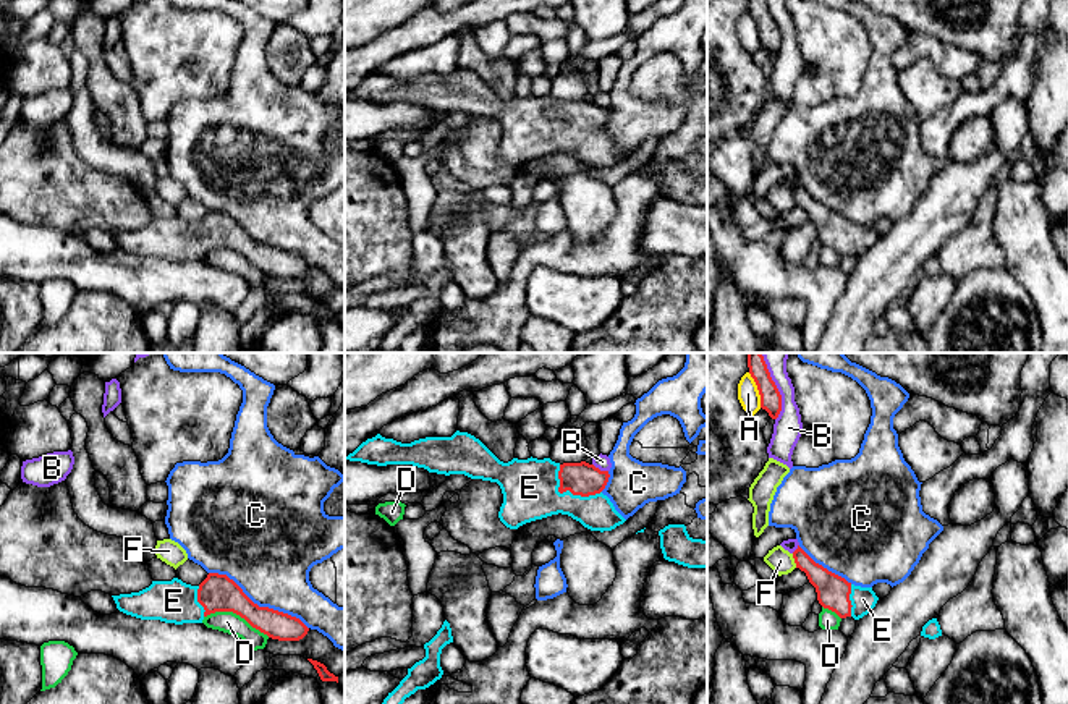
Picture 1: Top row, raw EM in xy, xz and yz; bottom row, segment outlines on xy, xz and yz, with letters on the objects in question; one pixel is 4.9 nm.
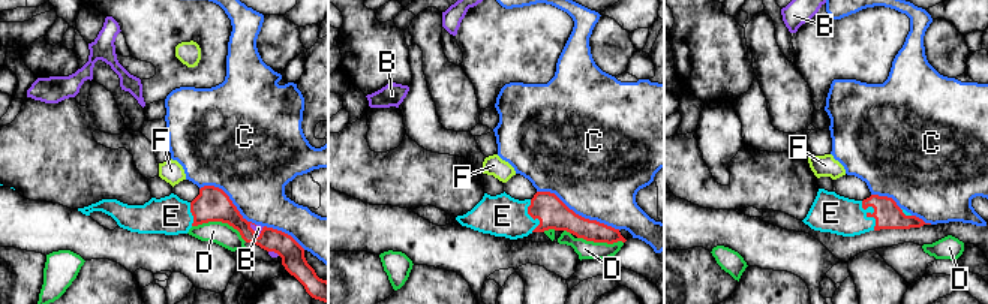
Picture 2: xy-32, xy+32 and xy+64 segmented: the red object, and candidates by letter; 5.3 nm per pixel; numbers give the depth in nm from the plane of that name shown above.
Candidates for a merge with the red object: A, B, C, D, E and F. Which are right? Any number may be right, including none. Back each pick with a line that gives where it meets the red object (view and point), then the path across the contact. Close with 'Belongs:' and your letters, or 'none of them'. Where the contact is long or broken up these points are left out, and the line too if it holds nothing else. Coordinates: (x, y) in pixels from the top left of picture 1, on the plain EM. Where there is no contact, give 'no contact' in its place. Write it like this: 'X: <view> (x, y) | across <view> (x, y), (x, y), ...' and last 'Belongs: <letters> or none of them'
E: xz (567, 127) | across xz (584, 117), (575, 127), (567, 127), (529, 125)
Belongs: E

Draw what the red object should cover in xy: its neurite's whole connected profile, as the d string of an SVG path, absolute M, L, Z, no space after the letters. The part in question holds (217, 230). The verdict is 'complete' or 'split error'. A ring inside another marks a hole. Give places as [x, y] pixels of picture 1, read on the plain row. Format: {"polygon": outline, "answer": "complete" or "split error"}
{"polygon": "M209 210L199 223L178 215L152 218L139 230L112 233L117 246L141 257L165 261L202 261L215 249L233 249L252 265L278 278L299 278L309 265L296 254L259 244L227 212Z", "answer": "split error"}

